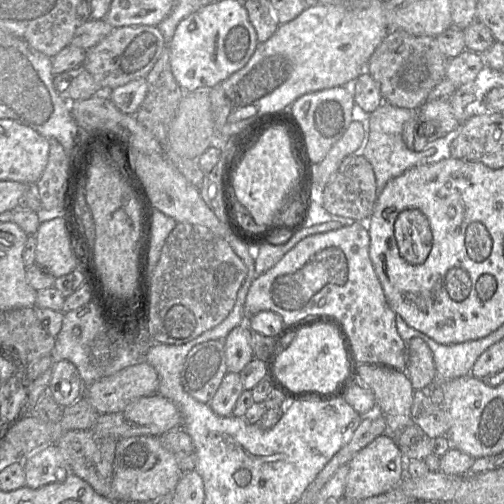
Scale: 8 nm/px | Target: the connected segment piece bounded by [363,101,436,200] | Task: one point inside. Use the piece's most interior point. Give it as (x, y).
(385, 150)

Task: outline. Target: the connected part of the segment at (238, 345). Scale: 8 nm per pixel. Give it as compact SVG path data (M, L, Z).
M247 323L235 327L224 339L228 372L240 371L254 359L251 347L251 329Z

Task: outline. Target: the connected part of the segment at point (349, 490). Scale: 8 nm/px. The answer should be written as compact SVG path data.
M384 433L361 449L348 463L349 472L346 476L344 497L361 500L377 496L396 488L405 476L405 461L395 438Z

